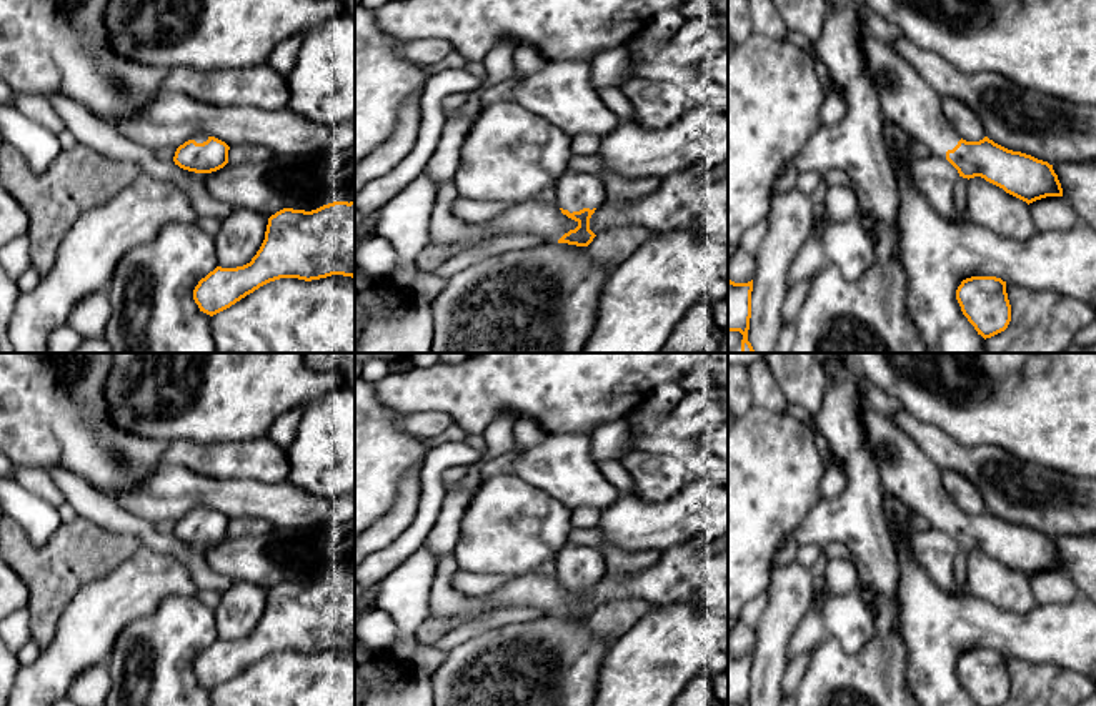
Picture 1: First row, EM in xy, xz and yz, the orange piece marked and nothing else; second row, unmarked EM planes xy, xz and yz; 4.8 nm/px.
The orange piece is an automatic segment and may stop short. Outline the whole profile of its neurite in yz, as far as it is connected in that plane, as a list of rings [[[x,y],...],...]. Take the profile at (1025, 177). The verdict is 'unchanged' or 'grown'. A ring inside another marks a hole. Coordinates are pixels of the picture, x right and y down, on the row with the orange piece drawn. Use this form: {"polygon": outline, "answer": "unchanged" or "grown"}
{"polygon": [[[866,8],[861,10],[861,47],[883,117],[924,143],[931,155],[946,158],[963,178],[981,176],[1028,205],[1046,196],[1063,196],[1058,175],[1048,162],[1008,150],[988,137],[979,142],[963,140],[941,110],[941,97],[889,43],[868,32],[864,13]]], "answer": "grown"}

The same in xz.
{"polygon": [[[566,170],[556,181],[556,205],[578,226],[565,233],[558,243],[588,246],[596,236],[590,218],[606,201],[605,183],[598,175]]], "answer": "grown"}

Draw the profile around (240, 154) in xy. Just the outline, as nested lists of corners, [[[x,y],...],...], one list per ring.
[[[235,145],[228,150],[228,163],[232,167],[267,162],[273,155],[272,150],[260,145]]]

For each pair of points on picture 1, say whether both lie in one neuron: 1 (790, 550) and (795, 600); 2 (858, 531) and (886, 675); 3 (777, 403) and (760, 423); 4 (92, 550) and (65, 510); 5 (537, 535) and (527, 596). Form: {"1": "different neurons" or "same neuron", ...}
{"1": "different neurons", "2": "same neuron", "3": "different neurons", "4": "different neurons", "5": "different neurons"}

